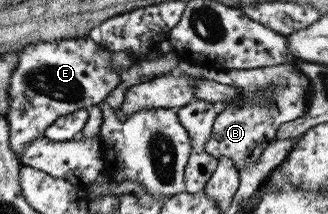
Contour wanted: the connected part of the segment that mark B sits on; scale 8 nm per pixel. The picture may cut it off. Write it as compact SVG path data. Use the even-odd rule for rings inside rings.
M180 60L178 72L184 72L191 76L196 73L214 78L218 82L233 84L241 88L243 100L241 104L228 106L221 111L212 126L212 135L205 143L204 152L214 157L228 157L238 167L238 170L246 167L248 163L256 163L260 154L275 141L275 135L279 125L287 121L294 121L308 113L312 98L312 85L309 77L304 75L295 63L273 65L256 69L229 69L218 71L214 69L202 69L199 65L192 65ZM273 87L273 102L262 105L261 91Z

